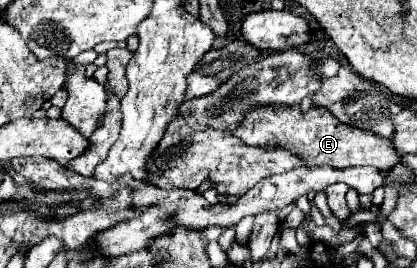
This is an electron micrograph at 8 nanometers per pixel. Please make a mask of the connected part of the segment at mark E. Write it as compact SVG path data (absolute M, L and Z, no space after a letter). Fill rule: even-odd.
M301 105L289 107L251 107L239 127L233 131L247 145L255 147L283 147L293 151L305 161L307 167L331 165L335 169L347 169L353 165L377 165L387 167L383 175L391 175L391 169L399 163L395 149L389 139L371 135L369 131L341 123L325 107L313 107L307 113L301 111Z

